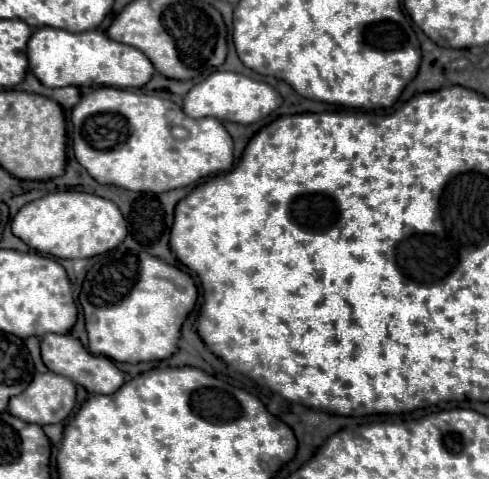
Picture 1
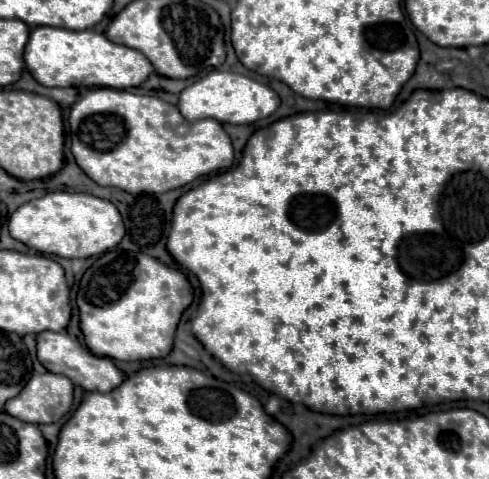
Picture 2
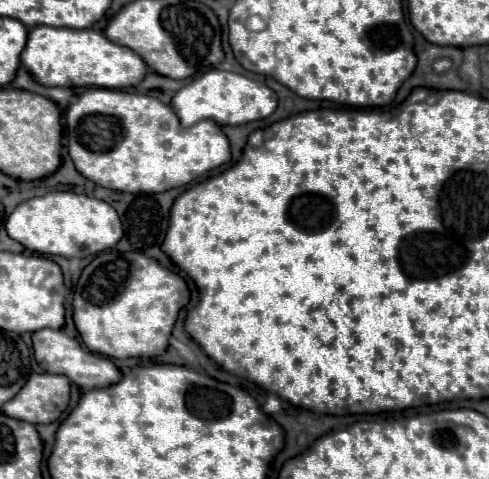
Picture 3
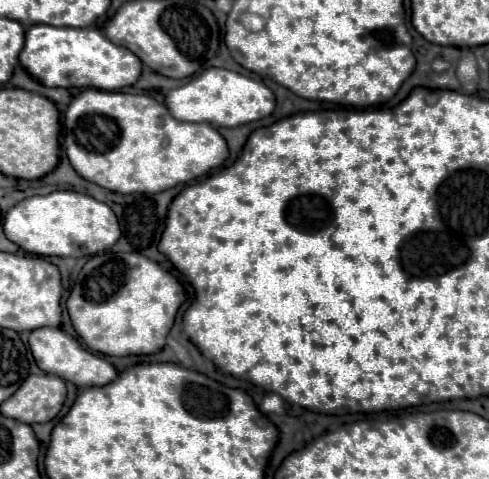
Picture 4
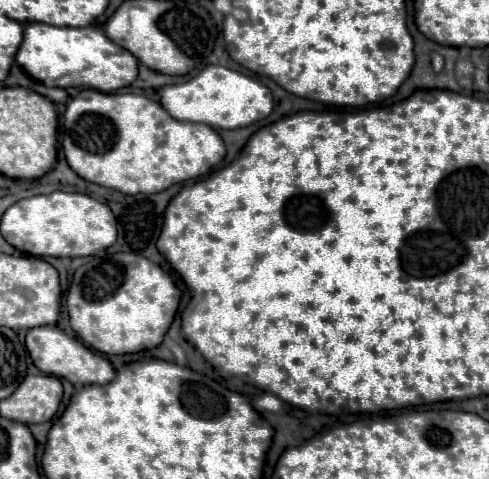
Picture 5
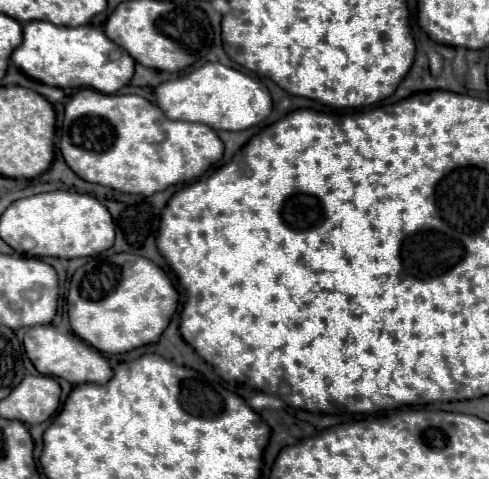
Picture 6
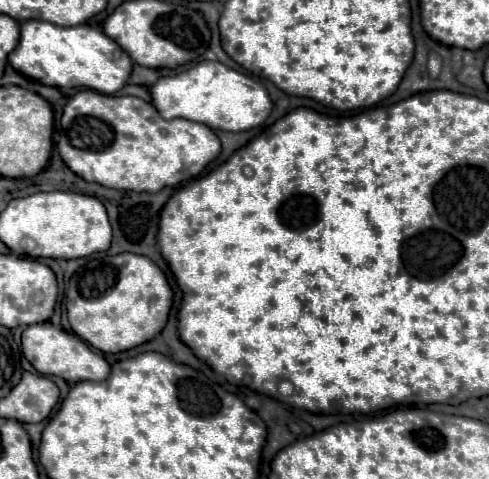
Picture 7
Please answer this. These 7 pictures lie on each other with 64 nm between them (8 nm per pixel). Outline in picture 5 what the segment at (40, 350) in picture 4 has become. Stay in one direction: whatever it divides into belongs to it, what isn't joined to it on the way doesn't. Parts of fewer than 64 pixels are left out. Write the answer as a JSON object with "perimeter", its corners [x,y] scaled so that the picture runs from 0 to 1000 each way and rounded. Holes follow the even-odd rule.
{"perimeter":[[[115,678],[78,681],[57,689],[53,727],[61,735],[70,764],[82,777],[115,789],[135,789],[147,802],[221,802],[233,785],[233,768],[213,743],[184,731],[151,699],[135,697]]]}

